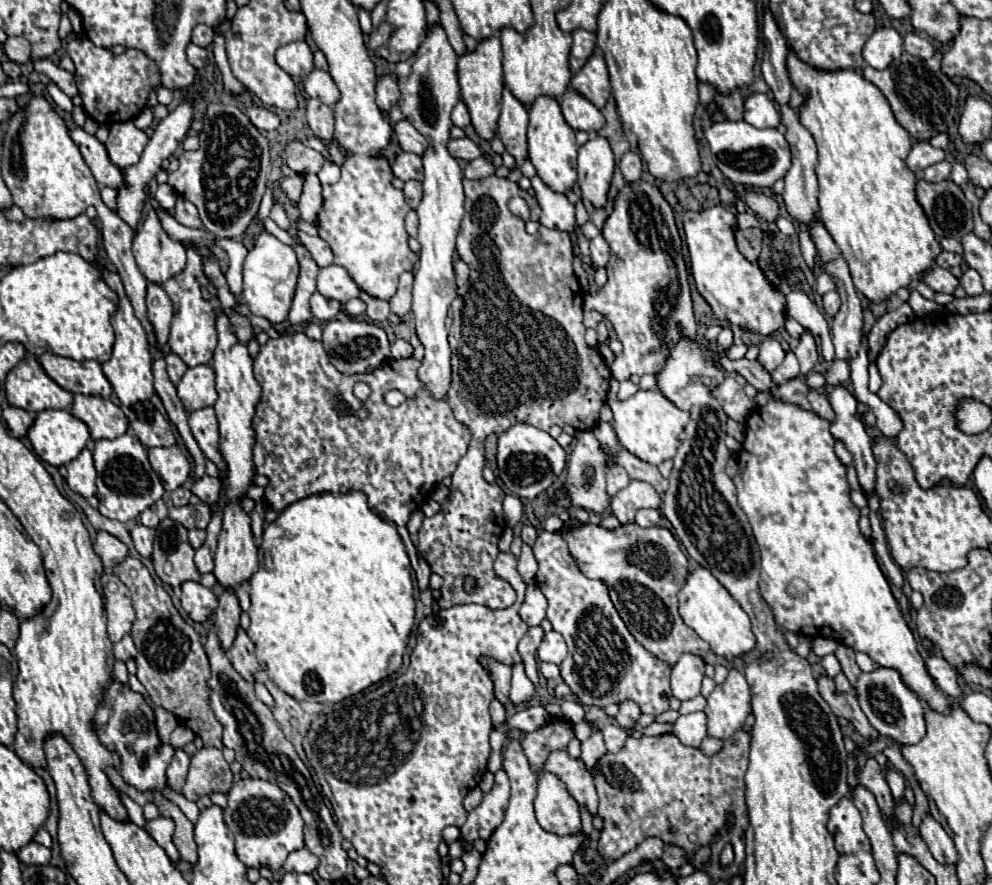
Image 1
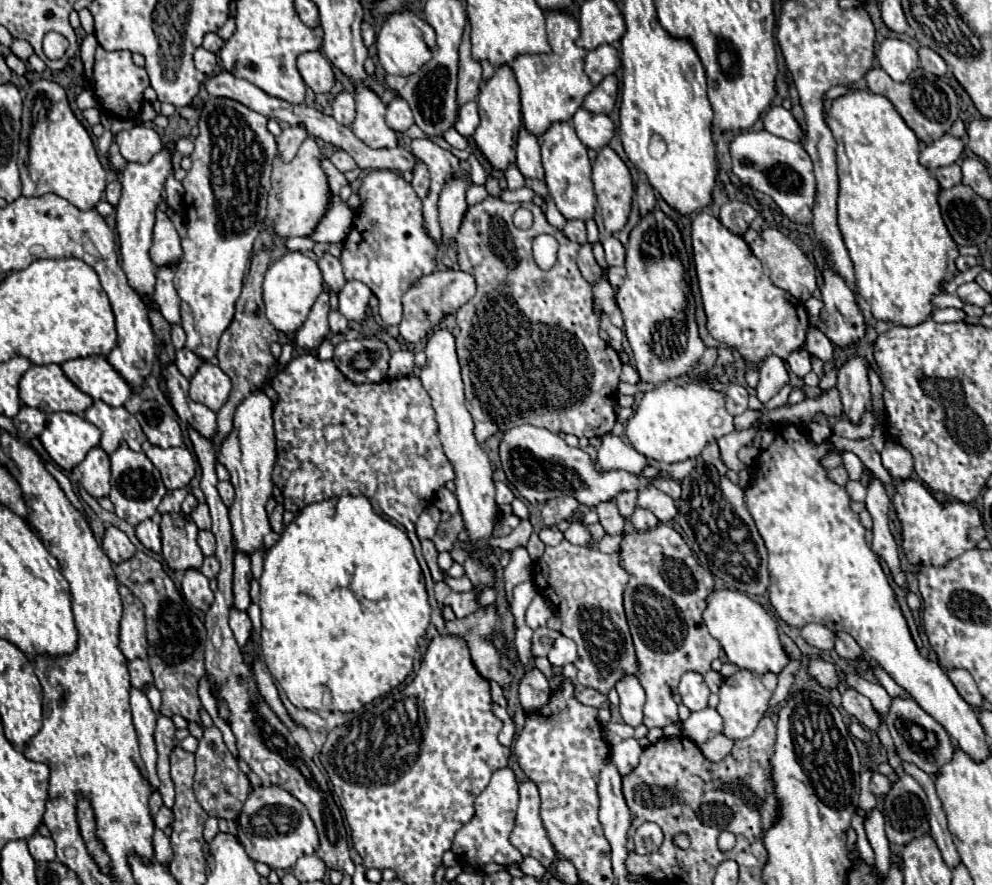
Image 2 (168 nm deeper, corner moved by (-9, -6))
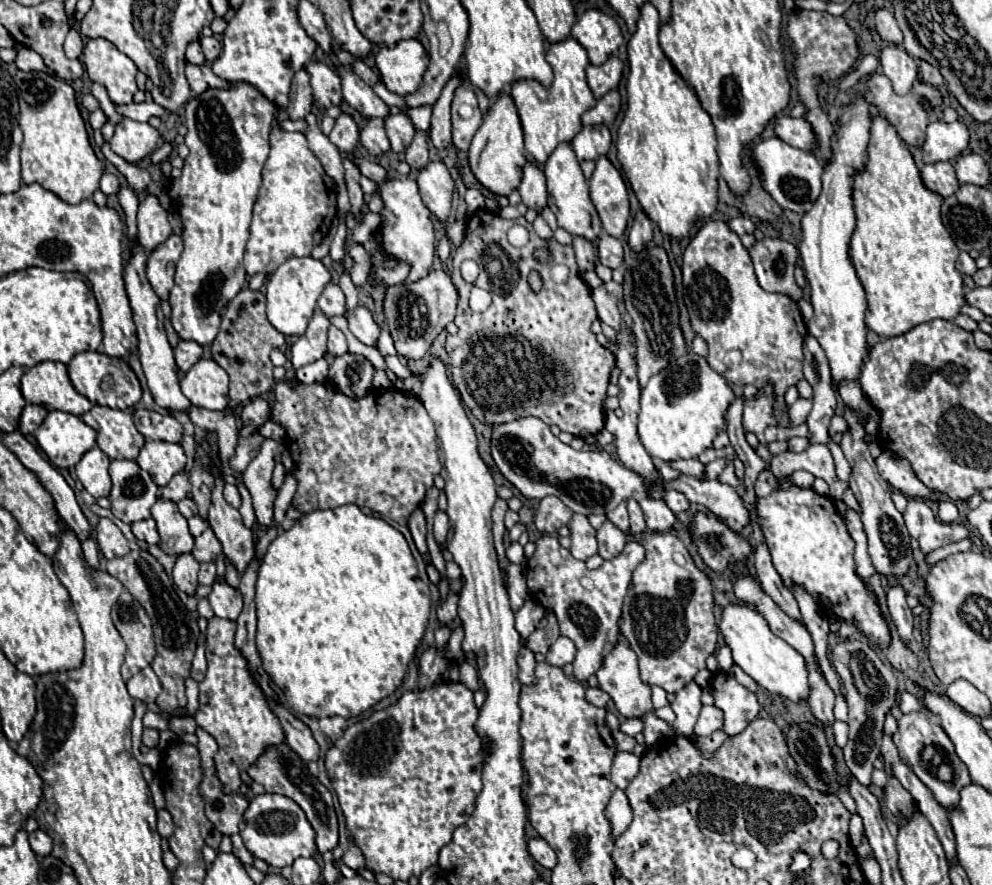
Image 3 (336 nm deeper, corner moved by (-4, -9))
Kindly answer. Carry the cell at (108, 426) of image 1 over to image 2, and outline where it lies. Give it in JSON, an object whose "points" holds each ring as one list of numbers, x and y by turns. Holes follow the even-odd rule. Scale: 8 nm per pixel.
{"points":[[95,401,87,411,85,419,101,431,101,447,111,455,121,441,125,441,133,451,141,451,147,439,141,431,139,421,125,407,111,407,103,401]]}

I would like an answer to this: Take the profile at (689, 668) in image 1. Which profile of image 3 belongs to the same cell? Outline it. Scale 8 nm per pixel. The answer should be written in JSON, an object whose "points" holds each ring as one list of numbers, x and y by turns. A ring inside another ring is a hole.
{"points":[[696,682,686,684,680,692,676,692,674,702,670,704,672,710,676,712,676,722,672,724,678,736,692,736,692,728,698,720,702,702,700,702,700,686]]}

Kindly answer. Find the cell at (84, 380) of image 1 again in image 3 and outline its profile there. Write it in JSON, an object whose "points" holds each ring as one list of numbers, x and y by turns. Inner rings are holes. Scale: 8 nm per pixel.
{"points":[[80,352,68,362,68,374,74,384,74,388,86,396,92,404,108,406,108,408,118,408,126,410,128,406,134,406,140,400,140,382,128,362,120,358,110,358,100,352]]}

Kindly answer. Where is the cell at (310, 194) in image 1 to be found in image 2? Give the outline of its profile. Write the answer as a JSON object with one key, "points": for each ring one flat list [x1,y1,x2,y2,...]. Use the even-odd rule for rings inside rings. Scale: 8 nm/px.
{"points":[[331,197,331,209,327,209,327,217,319,221,311,239,315,243,341,243,353,227,353,211,339,201,339,197]]}

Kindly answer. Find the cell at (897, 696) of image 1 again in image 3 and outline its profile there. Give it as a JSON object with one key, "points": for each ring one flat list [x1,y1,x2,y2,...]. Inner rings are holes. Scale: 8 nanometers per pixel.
{"points":[[922,710,904,714,898,720,898,730,894,732,892,738,894,738,894,744,900,752,902,762,912,768,912,772,932,790,934,798,946,810,954,808,958,804,958,790,970,782,970,776,968,776,964,762,956,756,954,744,950,742,946,732,940,728,938,720,926,716]]}

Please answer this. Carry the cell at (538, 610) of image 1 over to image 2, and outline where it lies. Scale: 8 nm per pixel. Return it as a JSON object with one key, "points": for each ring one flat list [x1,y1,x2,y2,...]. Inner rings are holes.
{"points":[[537,595,537,597,531,601,531,605,527,607,525,621,527,621,527,625,529,625,531,629,537,629,537,627,543,627,551,615,553,615,551,603,549,603,545,597]]}

